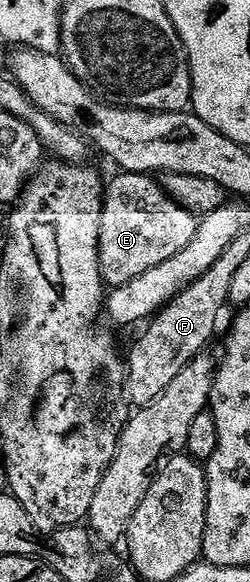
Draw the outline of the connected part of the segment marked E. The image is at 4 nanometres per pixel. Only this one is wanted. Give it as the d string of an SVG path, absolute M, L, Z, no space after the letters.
M121 172L112 182L107 182L100 207L100 239L98 242L98 260L100 275L109 286L123 287L130 279L146 275L146 271L157 269L166 259L174 259L194 239L198 224L197 214L184 208L179 201L173 201L168 190L159 180L142 174Z

